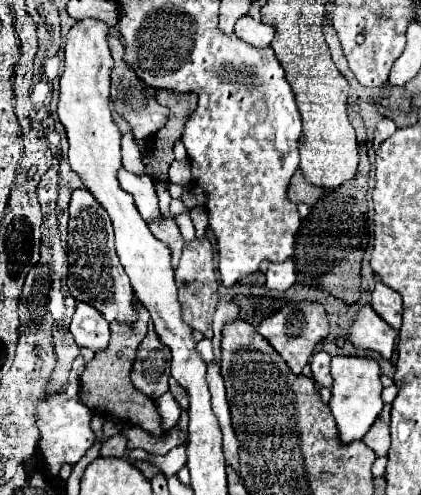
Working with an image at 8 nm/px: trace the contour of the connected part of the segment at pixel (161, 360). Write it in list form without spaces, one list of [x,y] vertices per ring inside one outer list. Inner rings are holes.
[[[149,321],[149,333],[137,349],[137,359],[133,363],[131,381],[133,385],[151,399],[159,399],[169,391],[169,347],[157,339],[153,323]]]

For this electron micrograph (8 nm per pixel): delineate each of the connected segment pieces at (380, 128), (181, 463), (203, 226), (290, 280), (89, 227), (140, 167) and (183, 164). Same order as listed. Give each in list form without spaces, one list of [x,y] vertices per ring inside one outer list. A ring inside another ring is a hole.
[[[383,119],[383,121],[379,121],[379,123],[377,123],[377,129],[375,129],[375,139],[373,139],[375,149],[379,149],[379,145],[381,145],[385,139],[389,139],[395,131],[397,131],[397,127],[395,127],[393,119]]]
[[[177,445],[177,447],[173,447],[167,455],[161,457],[161,461],[159,461],[157,467],[159,467],[165,475],[177,475],[177,471],[179,471],[181,467],[185,467],[185,463],[187,463],[185,445]]]
[[[193,207],[189,211],[191,219],[193,219],[193,225],[195,225],[195,231],[197,231],[197,237],[205,237],[207,235],[207,211],[203,207]]]
[[[289,259],[289,261],[283,261],[279,265],[269,265],[267,269],[267,287],[275,291],[285,291],[289,289],[293,283],[295,283],[295,263]]]
[[[79,187],[73,191],[69,213],[71,219],[69,219],[69,239],[67,239],[69,245],[67,287],[71,295],[77,301],[85,301],[97,307],[109,321],[133,323],[137,317],[135,311],[131,309],[133,289],[115,253],[113,227],[107,211],[97,203],[97,199],[93,199],[93,193],[89,193],[85,187]]]
[[[127,133],[127,143],[125,143],[125,137],[123,137],[121,147],[123,147],[123,167],[125,167],[127,171],[133,171],[133,173],[137,173],[137,175],[143,175],[143,173],[145,173],[143,155],[141,155],[141,151],[137,149],[135,137],[133,137],[131,133]]]
[[[173,161],[169,167],[169,183],[177,183],[177,185],[187,185],[191,179],[191,171],[189,171],[189,161]]]

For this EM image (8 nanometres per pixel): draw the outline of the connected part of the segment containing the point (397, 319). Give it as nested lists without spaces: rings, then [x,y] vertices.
[[[377,283],[371,299],[371,307],[377,311],[379,317],[383,317],[393,329],[401,327],[401,313],[403,313],[403,299],[397,291],[391,287]]]

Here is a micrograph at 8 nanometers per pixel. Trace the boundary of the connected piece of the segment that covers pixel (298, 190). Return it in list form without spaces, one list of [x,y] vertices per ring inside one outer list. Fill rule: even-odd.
[[[297,169],[291,179],[291,185],[289,185],[289,199],[293,203],[307,203],[309,207],[313,207],[313,203],[317,203],[317,199],[321,199],[321,195],[323,195],[323,189],[307,183],[305,177],[301,175],[301,171]]]

